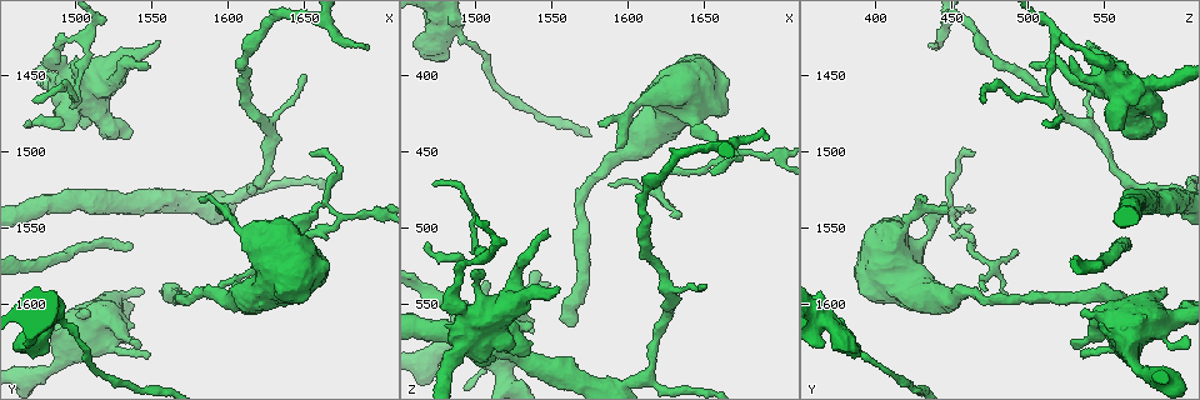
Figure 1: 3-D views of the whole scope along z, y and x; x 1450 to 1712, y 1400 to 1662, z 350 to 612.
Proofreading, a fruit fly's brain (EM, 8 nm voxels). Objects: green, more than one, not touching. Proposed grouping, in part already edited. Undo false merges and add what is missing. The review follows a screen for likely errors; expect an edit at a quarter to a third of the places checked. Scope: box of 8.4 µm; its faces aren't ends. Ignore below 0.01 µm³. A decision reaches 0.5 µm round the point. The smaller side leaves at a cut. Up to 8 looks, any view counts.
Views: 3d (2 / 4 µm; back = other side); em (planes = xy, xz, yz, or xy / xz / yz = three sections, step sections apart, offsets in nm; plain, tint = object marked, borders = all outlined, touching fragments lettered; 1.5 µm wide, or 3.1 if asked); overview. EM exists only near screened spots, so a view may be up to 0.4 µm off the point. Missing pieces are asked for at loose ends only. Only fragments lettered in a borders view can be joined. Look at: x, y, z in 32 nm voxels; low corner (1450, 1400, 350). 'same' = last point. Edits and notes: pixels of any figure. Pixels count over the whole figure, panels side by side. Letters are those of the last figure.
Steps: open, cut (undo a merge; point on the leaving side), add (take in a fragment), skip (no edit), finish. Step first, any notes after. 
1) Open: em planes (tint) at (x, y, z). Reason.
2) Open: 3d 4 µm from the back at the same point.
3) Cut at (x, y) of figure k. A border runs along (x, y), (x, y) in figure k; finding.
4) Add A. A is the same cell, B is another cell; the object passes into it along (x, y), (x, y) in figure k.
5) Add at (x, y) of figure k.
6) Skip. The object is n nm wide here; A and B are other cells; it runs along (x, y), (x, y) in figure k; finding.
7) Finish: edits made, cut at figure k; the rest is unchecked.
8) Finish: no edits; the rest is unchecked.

Open: em planes (plain) at (1538, 1560, 564). Branch stops here.

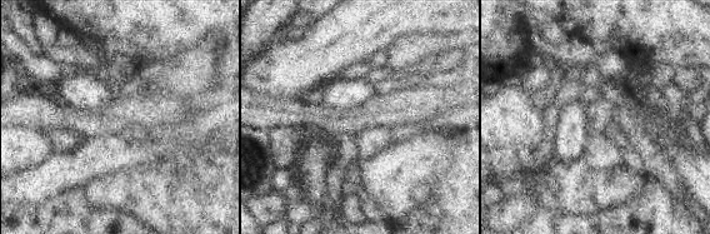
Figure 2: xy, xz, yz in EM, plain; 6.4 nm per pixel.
Open: em planes (tint) at the same point. With the object marked.

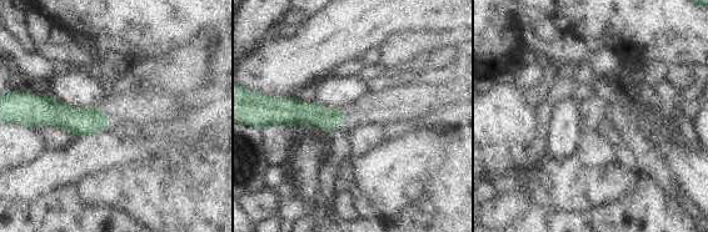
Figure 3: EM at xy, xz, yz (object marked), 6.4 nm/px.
Open: em planes (borders) at the same point. What lies round it.

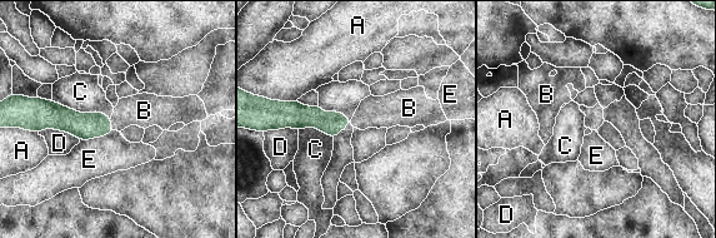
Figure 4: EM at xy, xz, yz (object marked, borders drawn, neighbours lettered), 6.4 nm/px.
Add B. The object is 150 nm wide here; B is the same cell, A, C, D and E are other cells; the cell continues.

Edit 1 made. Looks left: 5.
Open: 3d 4 µm from the back at (1484, 1610, 368). Arms part here.

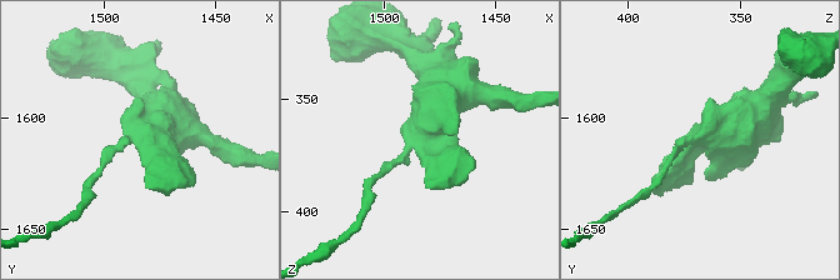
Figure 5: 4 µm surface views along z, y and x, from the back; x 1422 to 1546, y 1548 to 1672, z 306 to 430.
Open: em xz step 8 (tint) at (1486, 1610, 369). Need the tissue.

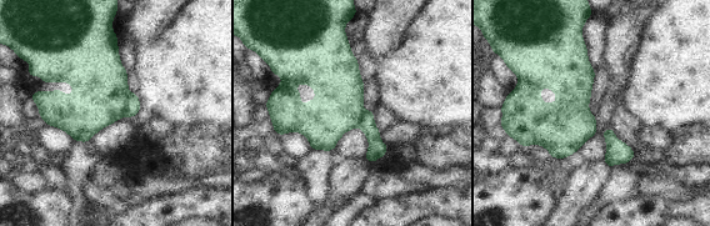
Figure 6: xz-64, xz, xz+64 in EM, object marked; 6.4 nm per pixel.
Open: em xz step 8 (borders) at the same point. What lies round it.

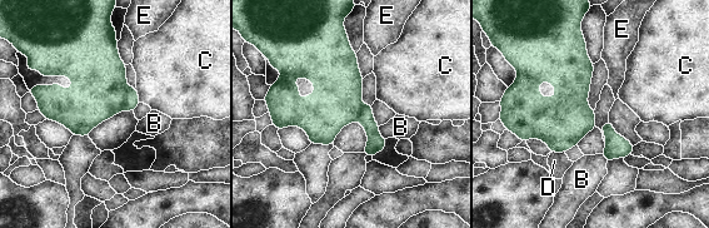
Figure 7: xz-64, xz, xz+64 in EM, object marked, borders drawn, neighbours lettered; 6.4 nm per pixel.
Cut at (131, 100) of figure 7. B, C, D and E are other cells; a border runs along (128, 87), (124, 94), (123, 109) in figure 7; a second cell is stuck on.

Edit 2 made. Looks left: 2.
Finish: edits made, add at figure 4, cut at figure 7; the rest is unchecked.

